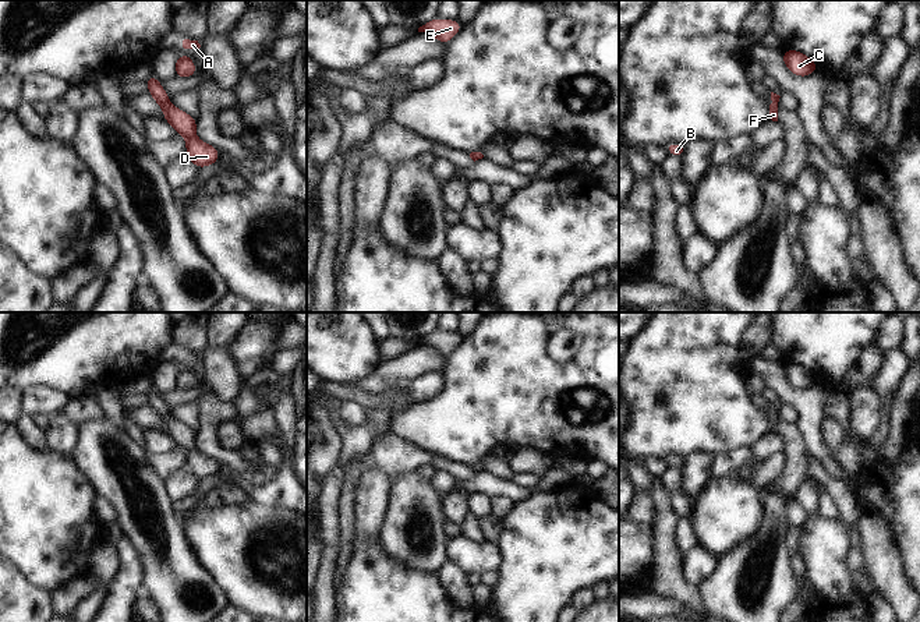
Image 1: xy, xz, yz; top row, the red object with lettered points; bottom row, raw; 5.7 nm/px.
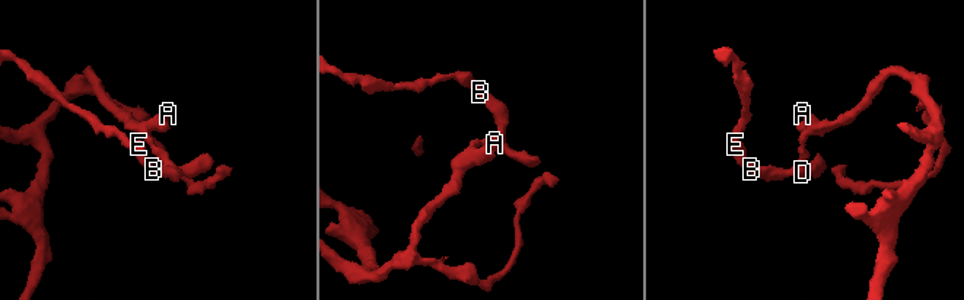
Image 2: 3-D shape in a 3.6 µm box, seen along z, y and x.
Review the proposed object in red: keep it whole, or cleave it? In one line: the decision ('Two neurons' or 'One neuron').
One neuron.

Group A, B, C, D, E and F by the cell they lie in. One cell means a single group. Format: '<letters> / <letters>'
A B C D E F

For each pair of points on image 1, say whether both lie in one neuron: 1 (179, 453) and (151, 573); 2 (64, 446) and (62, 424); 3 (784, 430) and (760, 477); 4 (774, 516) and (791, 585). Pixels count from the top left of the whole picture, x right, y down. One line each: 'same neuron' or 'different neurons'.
1: different neurons
2: same neuron
3: different neurons
4: same neuron

